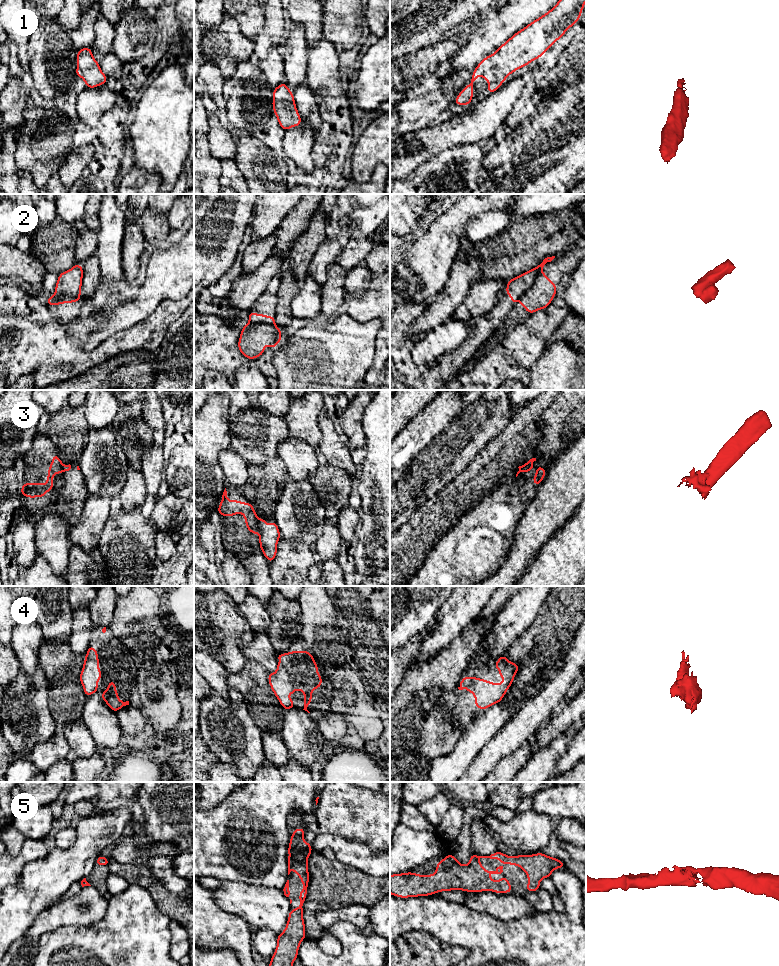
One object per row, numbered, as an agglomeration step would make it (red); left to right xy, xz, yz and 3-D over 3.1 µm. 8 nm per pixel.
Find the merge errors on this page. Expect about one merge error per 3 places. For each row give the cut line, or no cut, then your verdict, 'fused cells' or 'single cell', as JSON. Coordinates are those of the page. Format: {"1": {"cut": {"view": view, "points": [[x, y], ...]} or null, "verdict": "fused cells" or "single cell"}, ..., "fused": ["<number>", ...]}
{"1": {"cut": null, "verdict": "single cell"}, "2": {"cut": {"view": "yz", "points": [[541, 270], [535, 281], [518, 299]]}, "verdict": "fused cells"}, "3": {"cut": {"view": "xz", "points": [[260, 520], [259, 531]]}, "verdict": "fused cells"}, "4": {"cut": null, "verdict": "single cell"}, "5": {"cut": null, "verdict": "single cell"}, "fused": ["2", "3"]}

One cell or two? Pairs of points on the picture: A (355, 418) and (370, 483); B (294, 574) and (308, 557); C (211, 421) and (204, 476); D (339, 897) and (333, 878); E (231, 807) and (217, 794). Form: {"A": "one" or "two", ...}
{"A": "two", "B": "one", "C": "one", "D": "one", "E": "two"}

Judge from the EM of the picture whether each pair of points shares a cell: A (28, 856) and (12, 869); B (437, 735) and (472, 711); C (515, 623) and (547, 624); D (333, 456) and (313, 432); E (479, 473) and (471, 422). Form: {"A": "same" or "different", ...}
{"A": "same", "B": "same", "C": "different", "D": "different", "E": "different"}

